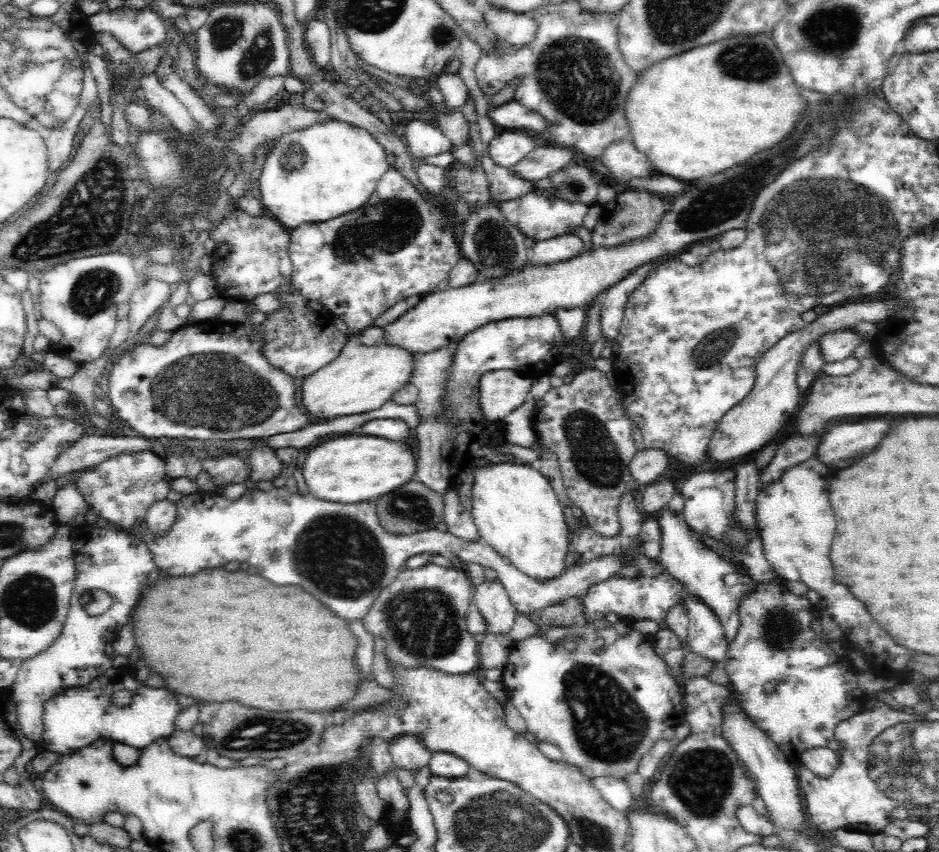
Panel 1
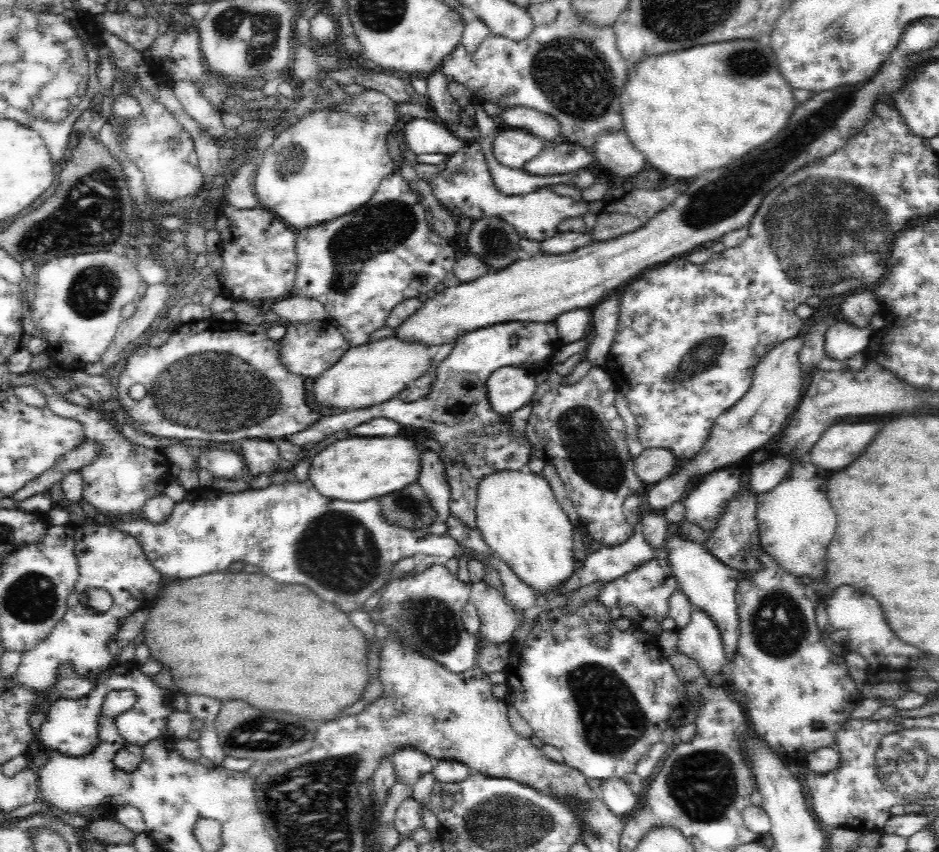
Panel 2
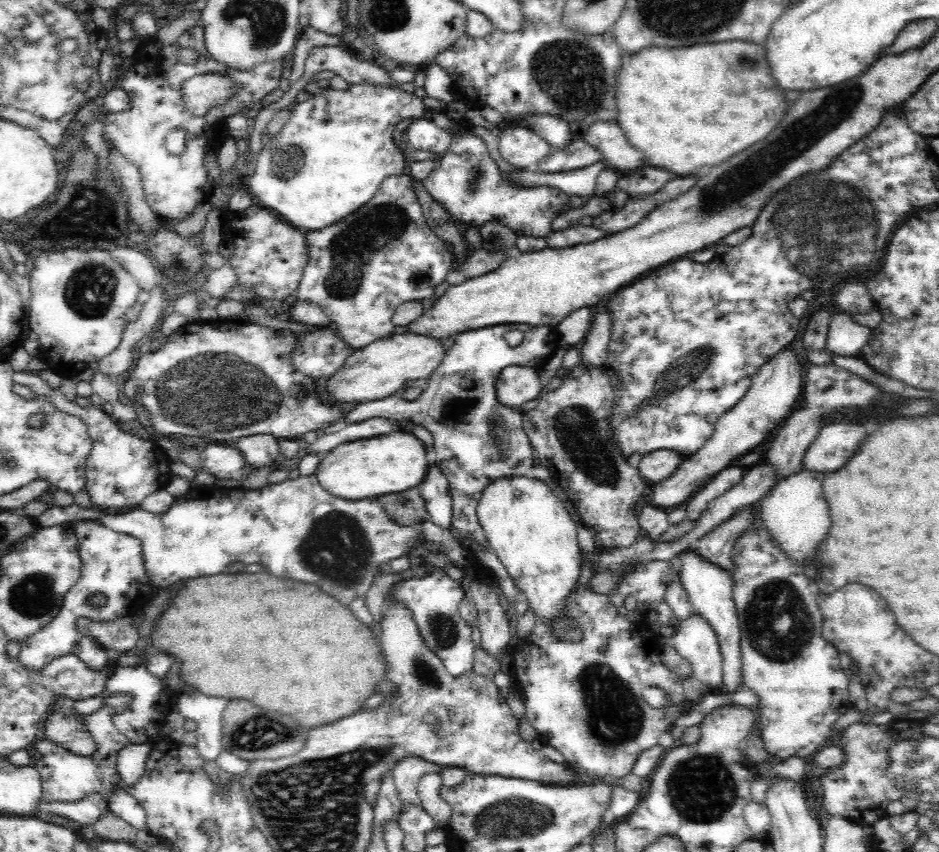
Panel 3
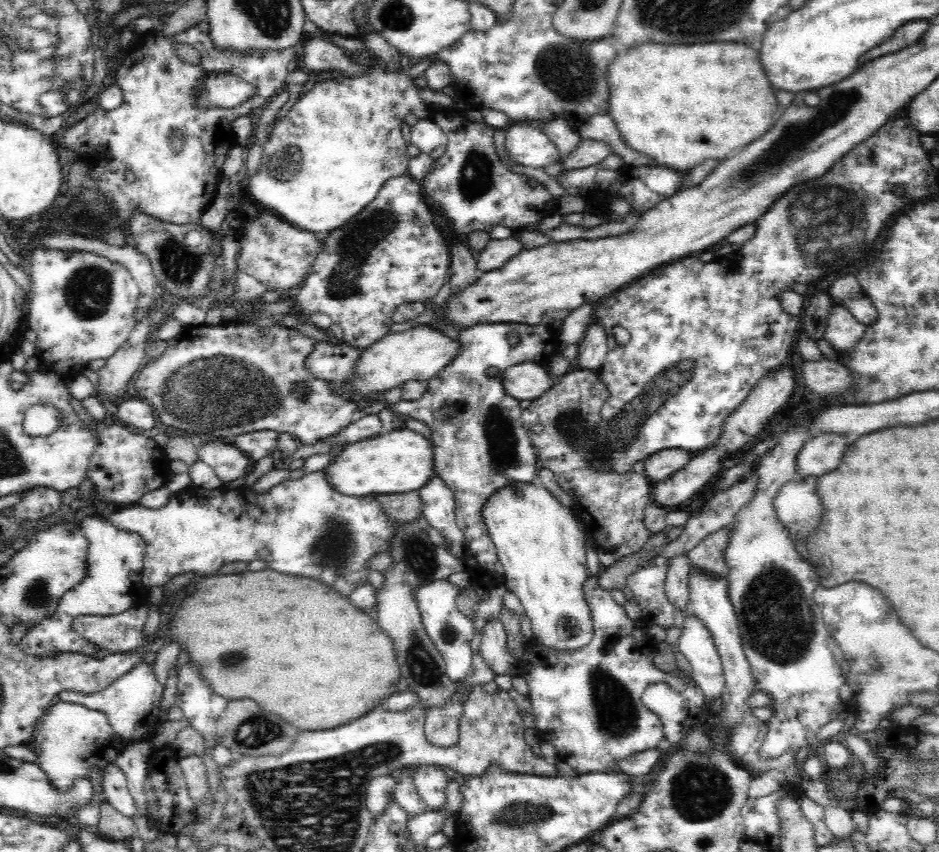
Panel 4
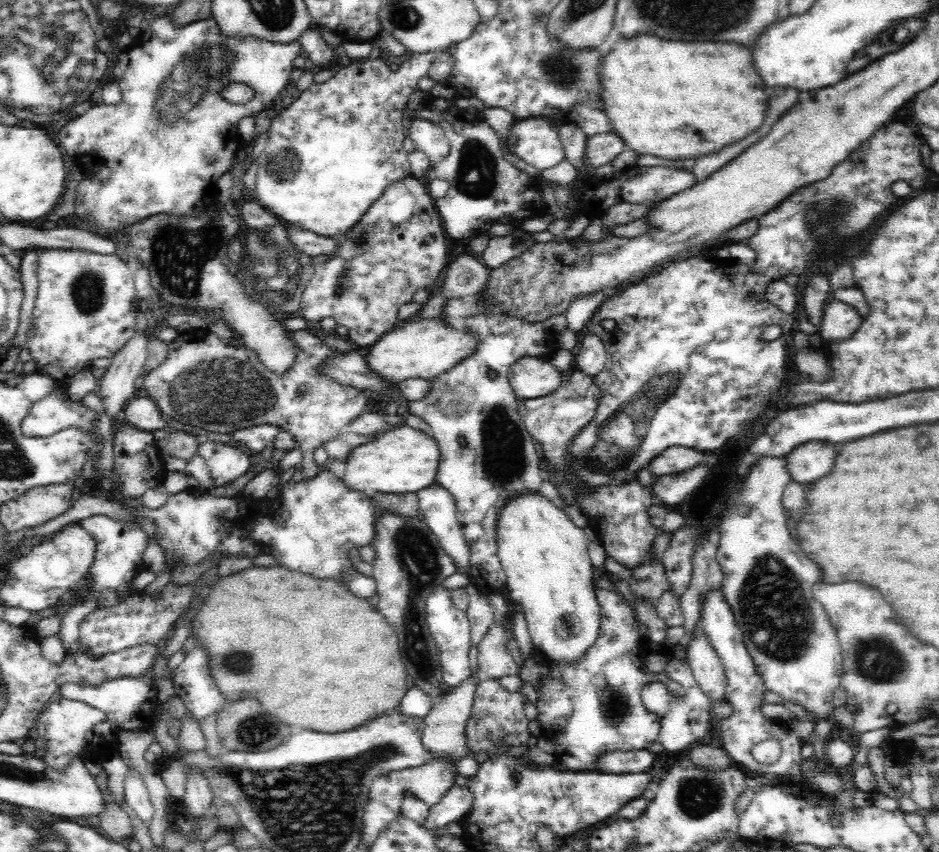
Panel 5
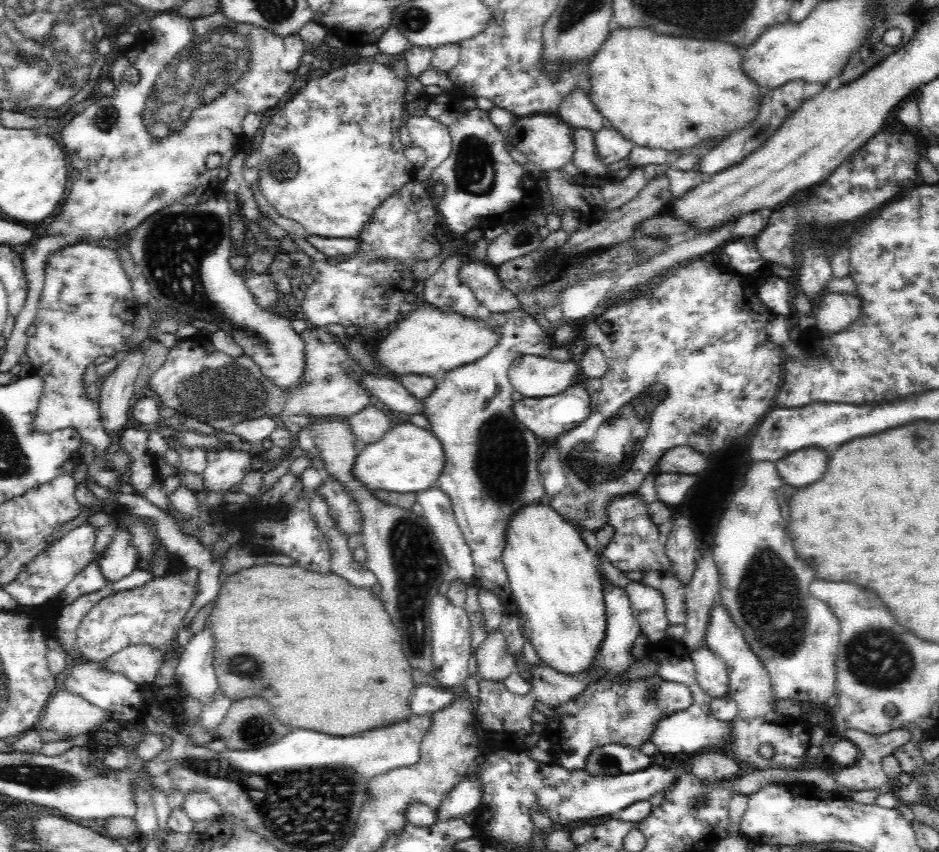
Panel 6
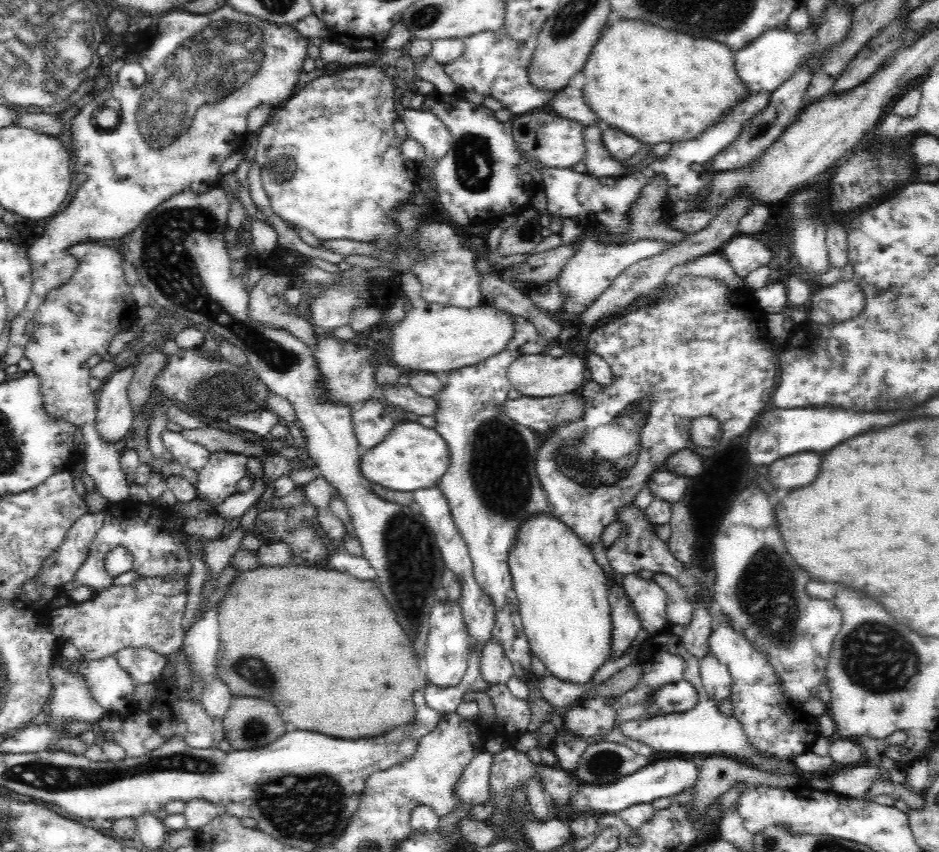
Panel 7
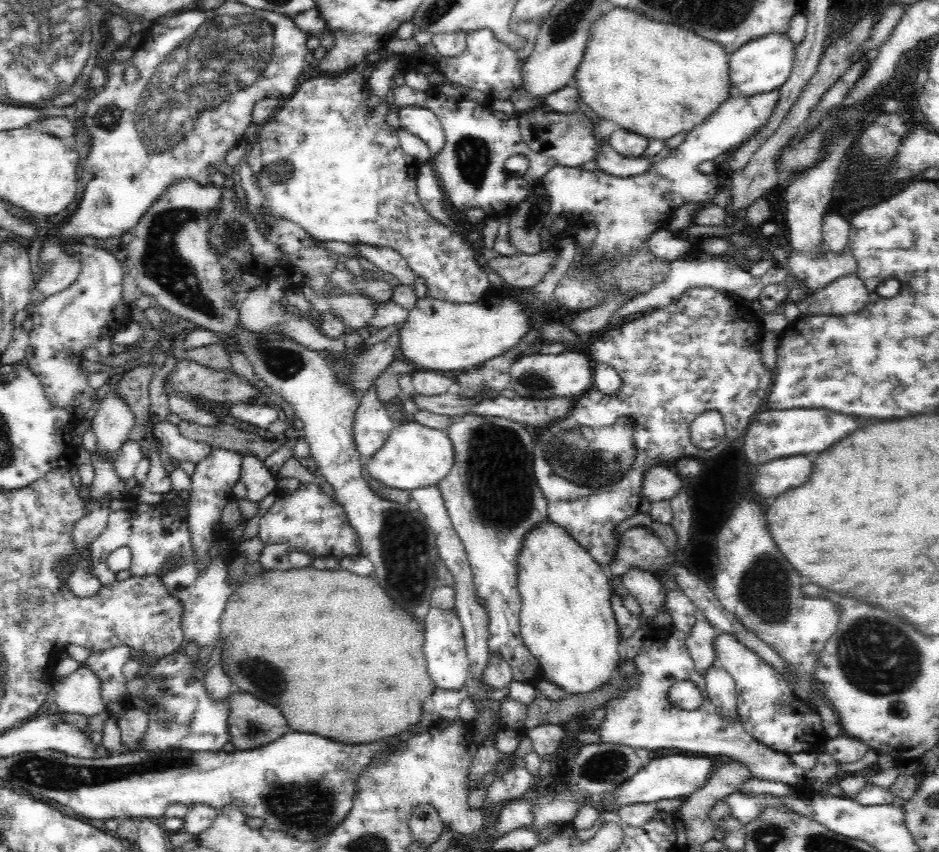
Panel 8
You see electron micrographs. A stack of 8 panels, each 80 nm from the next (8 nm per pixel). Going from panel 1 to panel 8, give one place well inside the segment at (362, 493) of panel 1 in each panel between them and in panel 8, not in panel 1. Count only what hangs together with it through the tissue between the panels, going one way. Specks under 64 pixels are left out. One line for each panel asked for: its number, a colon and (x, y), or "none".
2: (355, 469)
3: (372, 467)
4: (400, 461)
5: (402, 460)
6: (407, 459)
7: (411, 457)
8: (414, 456)

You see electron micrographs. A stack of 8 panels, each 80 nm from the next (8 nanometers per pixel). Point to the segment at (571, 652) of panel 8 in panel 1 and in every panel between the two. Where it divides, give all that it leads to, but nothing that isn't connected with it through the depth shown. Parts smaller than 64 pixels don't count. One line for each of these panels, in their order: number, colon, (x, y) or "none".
1: (515, 509)
2: (517, 515)
3: (525, 524)
4: (540, 548)
5: (544, 555)
6: (553, 579)
7: (562, 593)

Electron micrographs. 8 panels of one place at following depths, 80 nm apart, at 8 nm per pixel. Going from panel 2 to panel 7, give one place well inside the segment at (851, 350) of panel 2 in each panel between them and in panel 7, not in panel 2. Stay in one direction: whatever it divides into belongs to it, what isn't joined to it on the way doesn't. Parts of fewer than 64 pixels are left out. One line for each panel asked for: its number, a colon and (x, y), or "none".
3: (845, 337)
4: (842, 331)
5: (840, 321)
6: (833, 312)
7: (831, 305)

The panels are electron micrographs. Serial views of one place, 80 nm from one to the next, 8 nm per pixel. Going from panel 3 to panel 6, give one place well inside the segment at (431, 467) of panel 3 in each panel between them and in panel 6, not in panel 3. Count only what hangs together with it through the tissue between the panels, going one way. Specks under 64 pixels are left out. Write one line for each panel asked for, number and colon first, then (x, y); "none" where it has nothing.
4: (438, 501)
5: (437, 505)
6: (437, 507)

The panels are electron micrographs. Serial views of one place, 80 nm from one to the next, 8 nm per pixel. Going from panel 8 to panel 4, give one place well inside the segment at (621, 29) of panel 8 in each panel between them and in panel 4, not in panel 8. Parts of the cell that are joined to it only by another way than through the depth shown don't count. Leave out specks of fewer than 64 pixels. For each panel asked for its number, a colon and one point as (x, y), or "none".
4: (680, 105)
5: (680, 101)
6: (660, 92)
7: (658, 86)

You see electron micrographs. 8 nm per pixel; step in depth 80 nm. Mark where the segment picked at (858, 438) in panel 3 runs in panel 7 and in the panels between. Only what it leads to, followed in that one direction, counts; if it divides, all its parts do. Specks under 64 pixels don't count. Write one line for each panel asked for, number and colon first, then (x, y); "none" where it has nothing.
4: (819, 456)
5: (811, 461)
6: (802, 467)
7: (796, 471)

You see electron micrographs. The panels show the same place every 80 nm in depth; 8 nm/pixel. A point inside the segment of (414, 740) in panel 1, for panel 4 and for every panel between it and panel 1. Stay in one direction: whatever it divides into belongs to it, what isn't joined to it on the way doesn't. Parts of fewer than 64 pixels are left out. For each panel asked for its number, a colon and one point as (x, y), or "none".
2: (410, 764)
3: (407, 772)
4: (405, 792)

